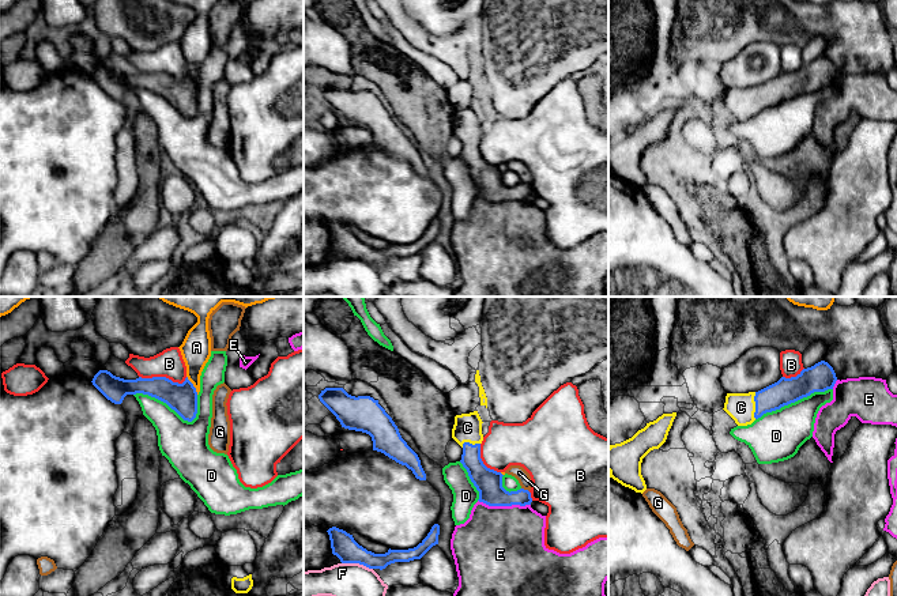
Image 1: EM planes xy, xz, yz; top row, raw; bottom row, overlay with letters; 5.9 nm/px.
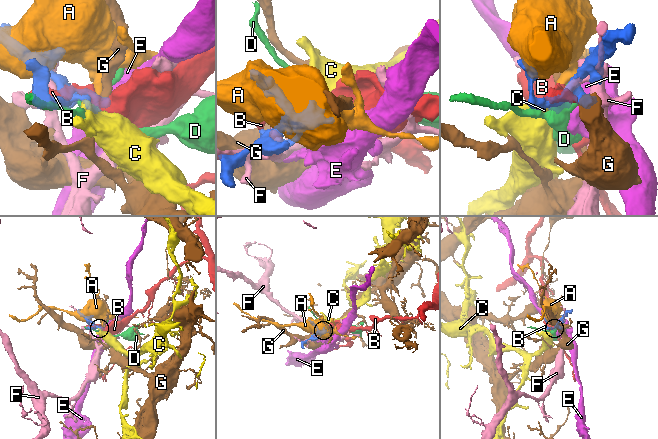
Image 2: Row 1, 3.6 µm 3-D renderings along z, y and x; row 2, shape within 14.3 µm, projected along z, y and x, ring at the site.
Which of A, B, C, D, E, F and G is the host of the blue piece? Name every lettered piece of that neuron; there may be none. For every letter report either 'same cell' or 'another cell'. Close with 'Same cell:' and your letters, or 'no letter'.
A: another cell
B: another cell
C: same cell
D: another cell
E: another cell
F: another cell
G: another cell
Same cell: C

